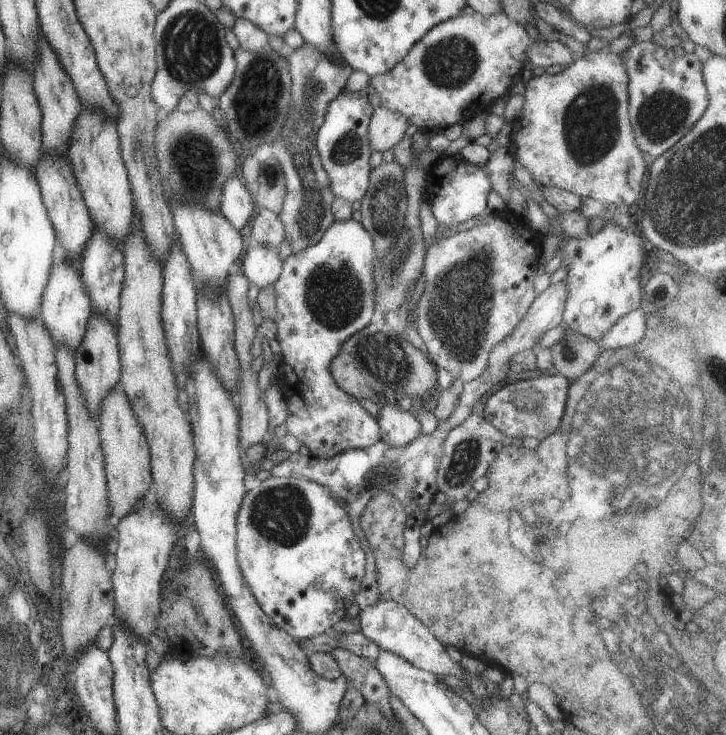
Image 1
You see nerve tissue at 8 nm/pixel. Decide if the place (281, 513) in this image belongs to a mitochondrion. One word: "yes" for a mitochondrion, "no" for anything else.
yes

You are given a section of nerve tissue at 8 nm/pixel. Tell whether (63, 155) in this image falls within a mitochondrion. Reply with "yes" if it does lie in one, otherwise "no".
no

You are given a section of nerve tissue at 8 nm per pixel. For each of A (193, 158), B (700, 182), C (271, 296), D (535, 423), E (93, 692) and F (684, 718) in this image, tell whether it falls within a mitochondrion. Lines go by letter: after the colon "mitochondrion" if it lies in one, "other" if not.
A: mitochondrion
B: mitochondrion
C: other
D: other
E: other
F: mitochondrion

